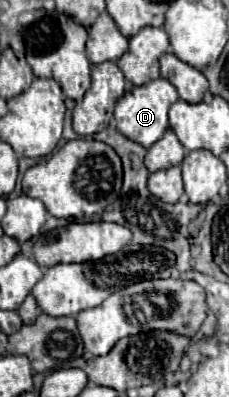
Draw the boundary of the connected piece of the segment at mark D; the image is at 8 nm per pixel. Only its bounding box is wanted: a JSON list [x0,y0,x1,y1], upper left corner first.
[114,77,178,147]

